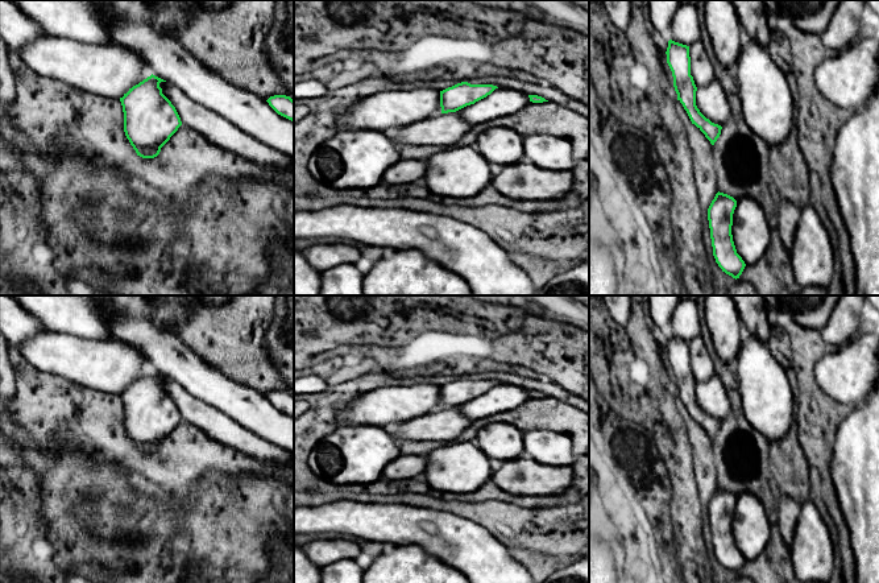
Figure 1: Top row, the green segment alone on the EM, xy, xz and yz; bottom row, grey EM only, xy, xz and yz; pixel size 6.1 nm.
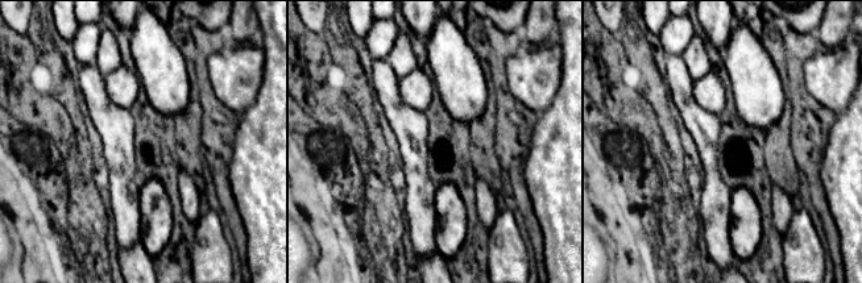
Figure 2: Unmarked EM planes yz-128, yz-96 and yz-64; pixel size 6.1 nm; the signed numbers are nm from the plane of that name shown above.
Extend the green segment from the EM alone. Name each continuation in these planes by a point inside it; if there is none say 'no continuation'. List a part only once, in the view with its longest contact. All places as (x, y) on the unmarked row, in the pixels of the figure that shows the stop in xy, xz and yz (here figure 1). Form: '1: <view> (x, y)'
no continuation

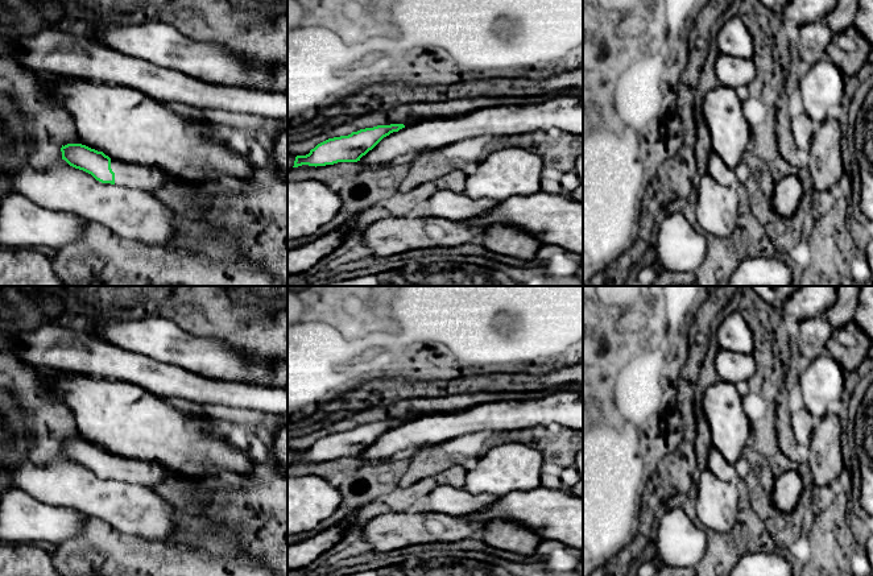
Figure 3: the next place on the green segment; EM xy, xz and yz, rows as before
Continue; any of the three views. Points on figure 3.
1: xy (147, 473)

